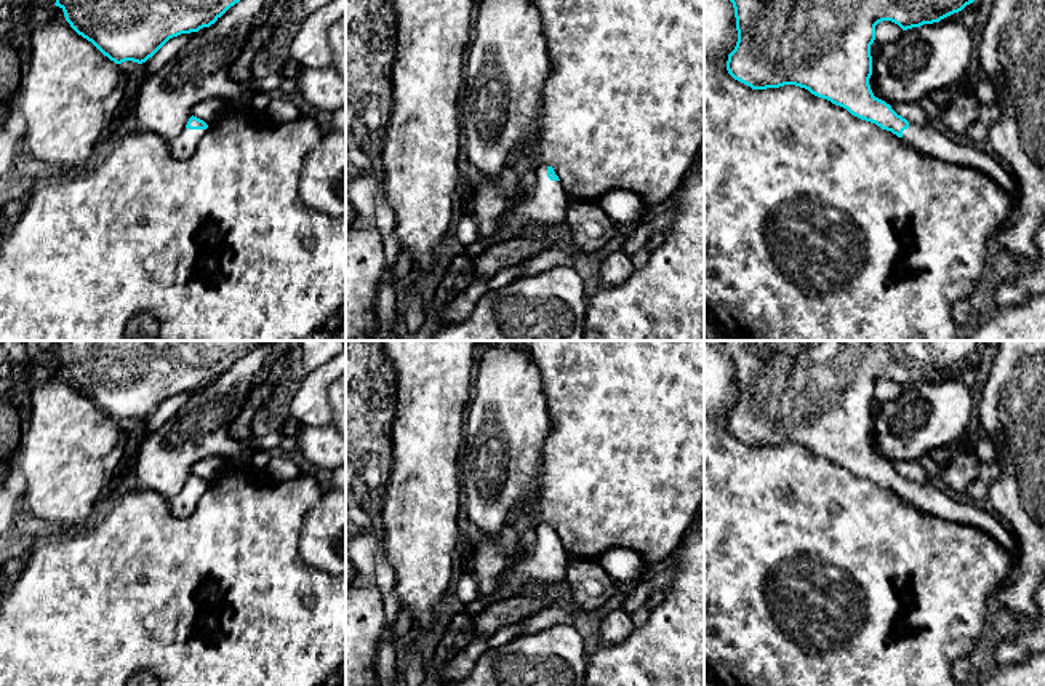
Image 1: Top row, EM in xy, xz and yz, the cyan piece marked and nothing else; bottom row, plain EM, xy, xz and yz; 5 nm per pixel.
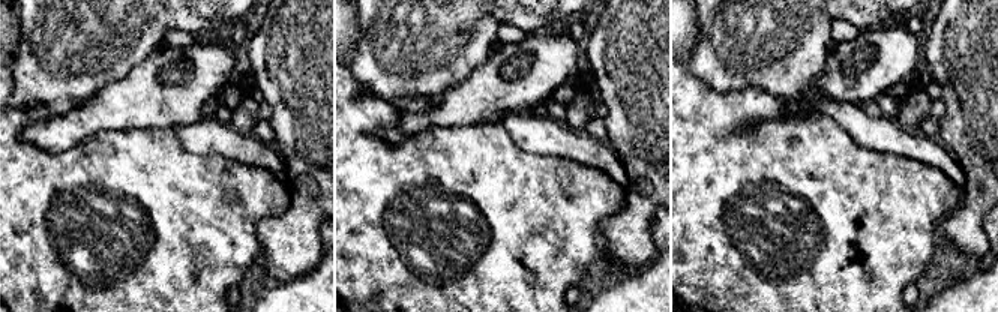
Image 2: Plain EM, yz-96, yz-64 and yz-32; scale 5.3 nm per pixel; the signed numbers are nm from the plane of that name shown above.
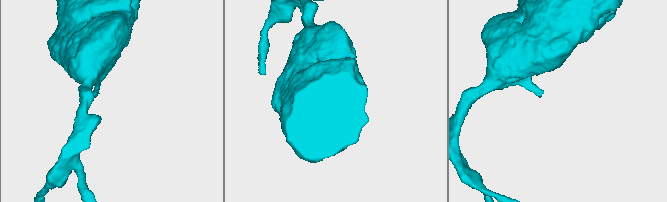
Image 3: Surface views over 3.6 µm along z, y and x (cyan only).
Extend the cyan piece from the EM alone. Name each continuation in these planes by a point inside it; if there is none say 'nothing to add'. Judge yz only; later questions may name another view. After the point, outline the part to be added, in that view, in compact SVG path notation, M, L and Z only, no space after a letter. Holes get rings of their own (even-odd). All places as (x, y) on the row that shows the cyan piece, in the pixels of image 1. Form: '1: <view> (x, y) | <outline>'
1: yz (927, 139) | M909 123L909 128L903 131L901 139L920 154L987 174L1010 197L1018 192L1013 174L999 160L971 146L955 142L930 123Z

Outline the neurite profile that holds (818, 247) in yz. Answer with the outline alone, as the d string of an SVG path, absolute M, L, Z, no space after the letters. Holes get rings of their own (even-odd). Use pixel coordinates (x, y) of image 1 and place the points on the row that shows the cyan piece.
M704 58L704 312L719 323L720 334L730 341L955 341L954 304L976 294L976 285L989 259L987 241L1008 221L1010 209L1011 197L992 177L978 170L920 154L891 131L861 120L847 109L818 98L805 88L784 85L779 88L752 90L735 80L722 62Z

